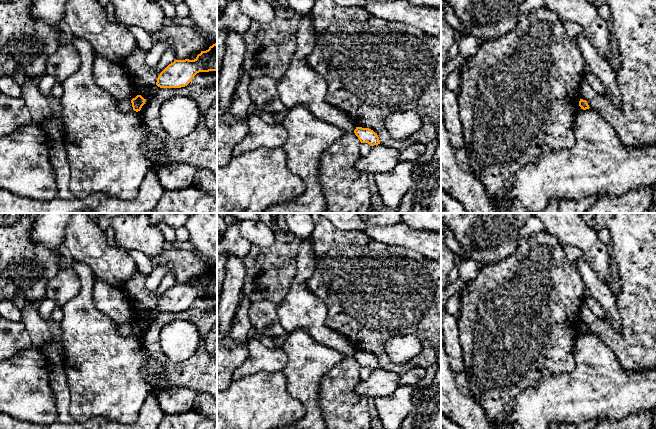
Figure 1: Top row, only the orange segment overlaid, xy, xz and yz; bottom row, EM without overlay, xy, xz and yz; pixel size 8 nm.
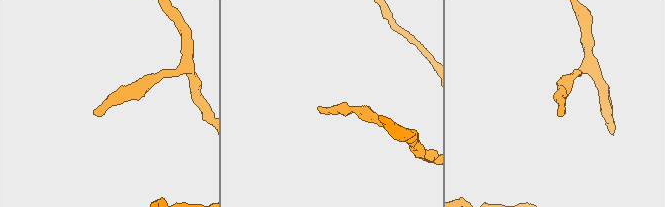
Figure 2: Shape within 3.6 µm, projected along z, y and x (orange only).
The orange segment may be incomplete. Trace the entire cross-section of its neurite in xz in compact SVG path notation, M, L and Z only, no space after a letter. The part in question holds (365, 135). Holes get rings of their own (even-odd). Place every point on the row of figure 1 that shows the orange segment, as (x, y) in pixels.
M356 127L354 133L361 143L368 143L371 146L380 144L377 133L369 128Z

